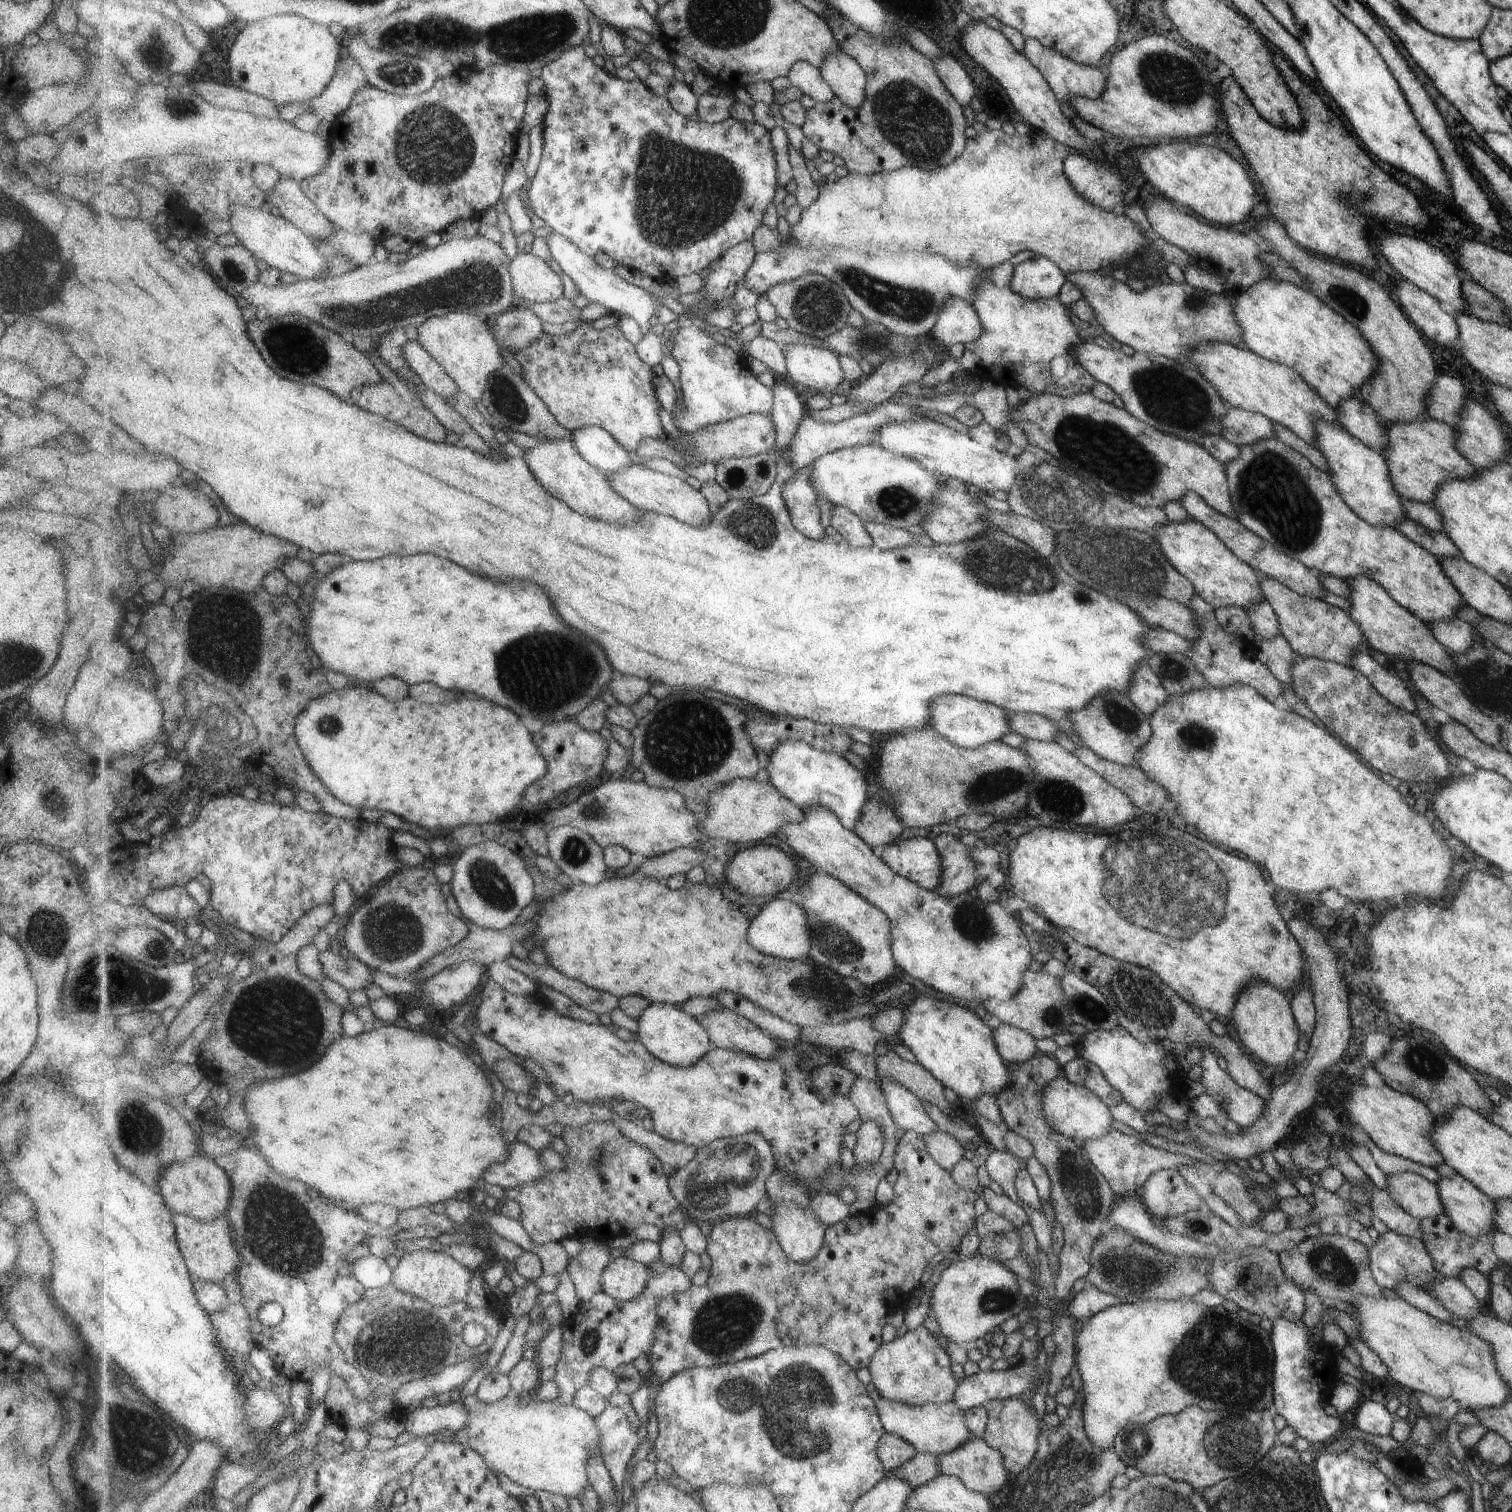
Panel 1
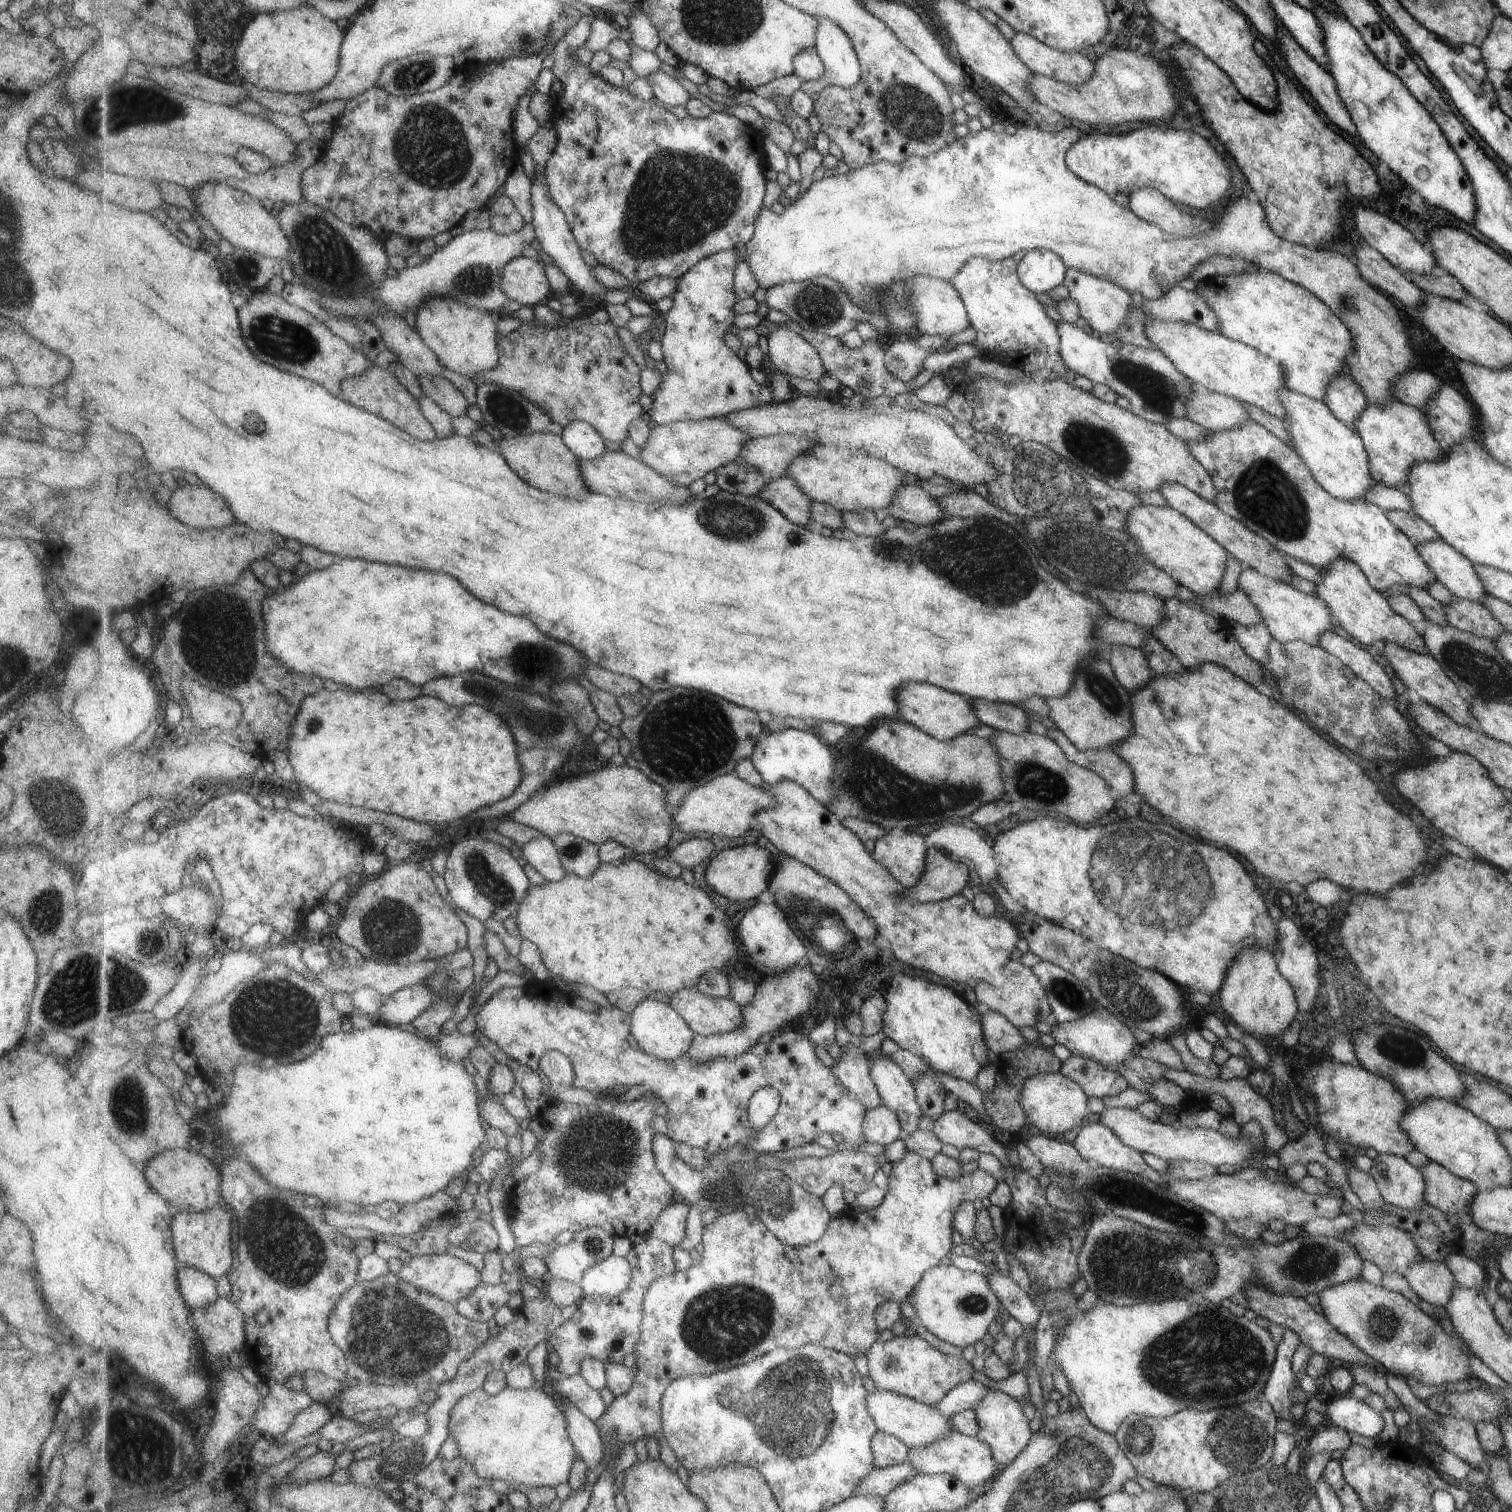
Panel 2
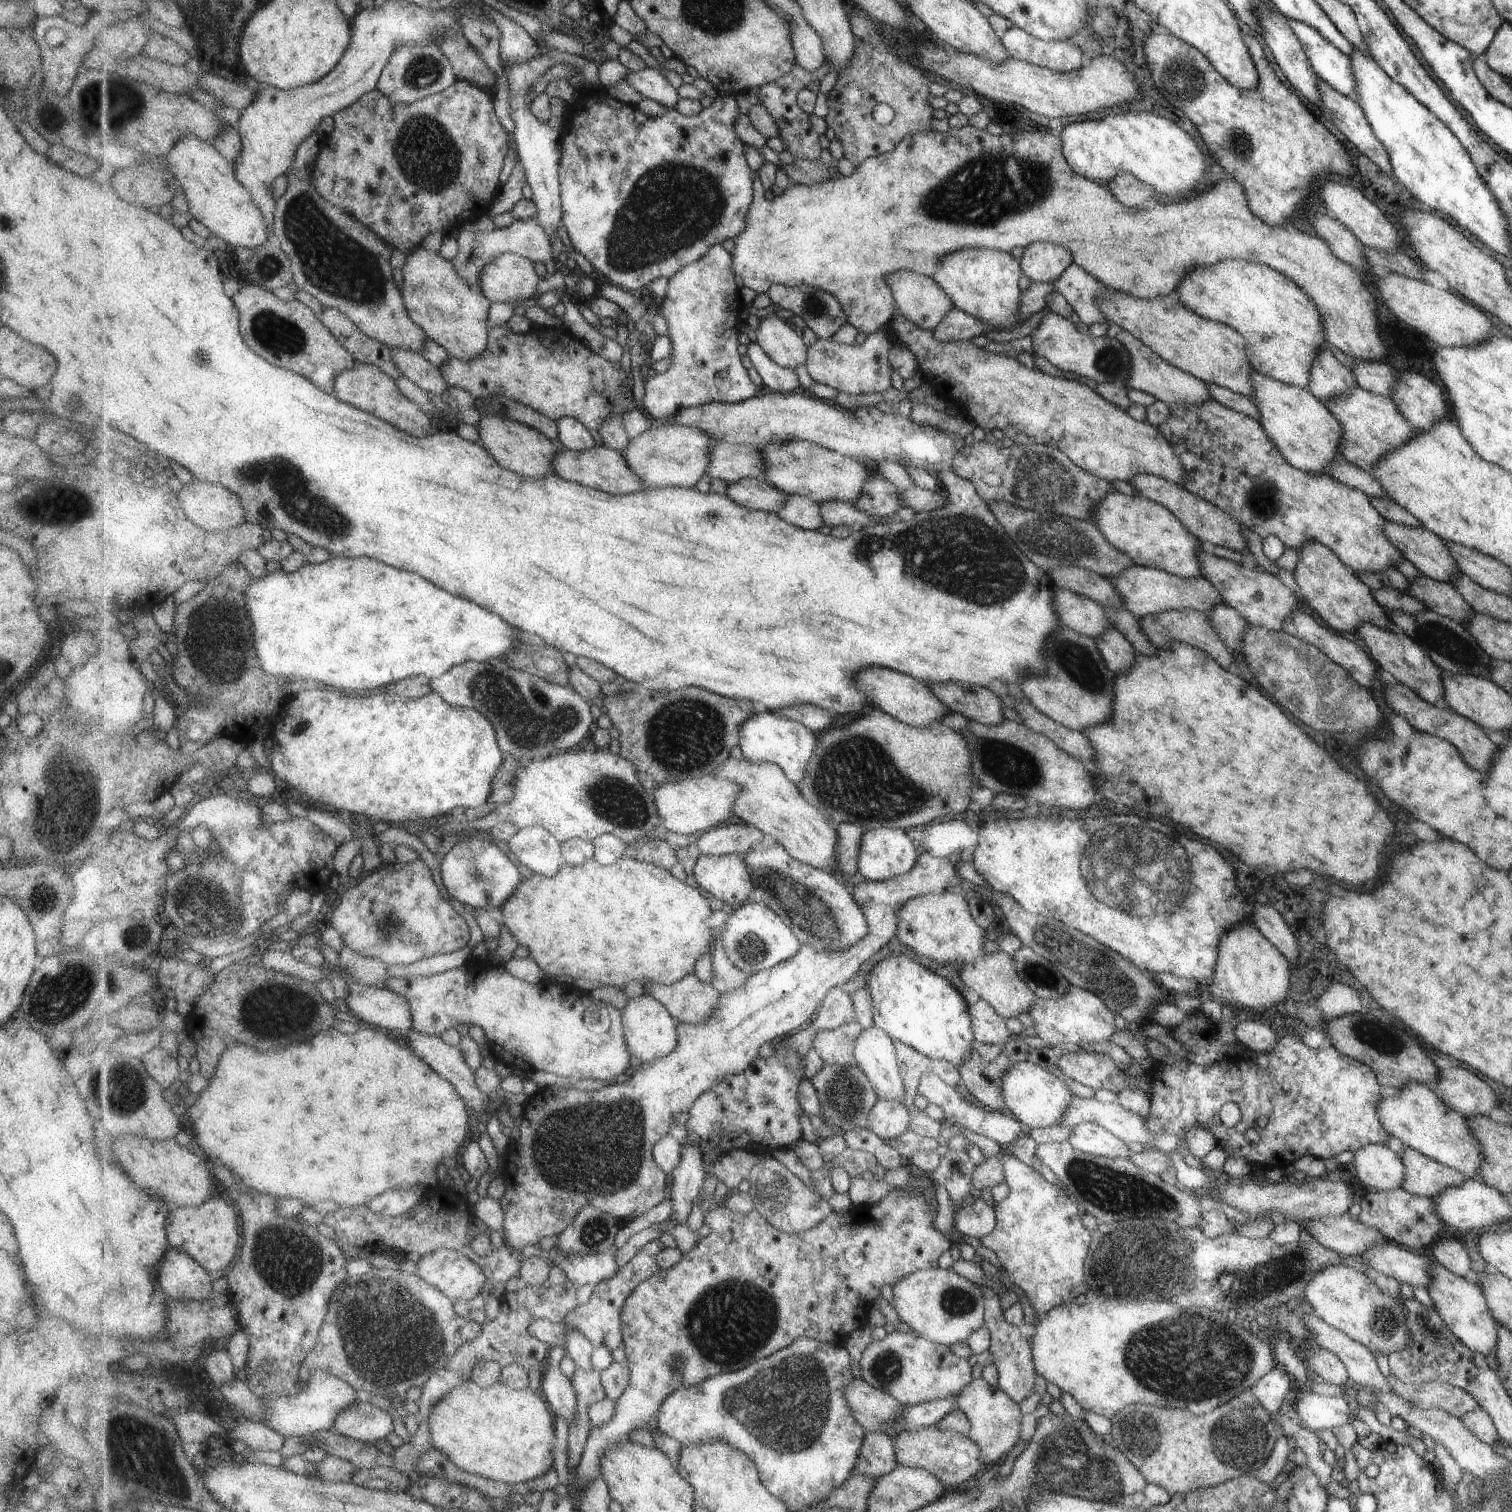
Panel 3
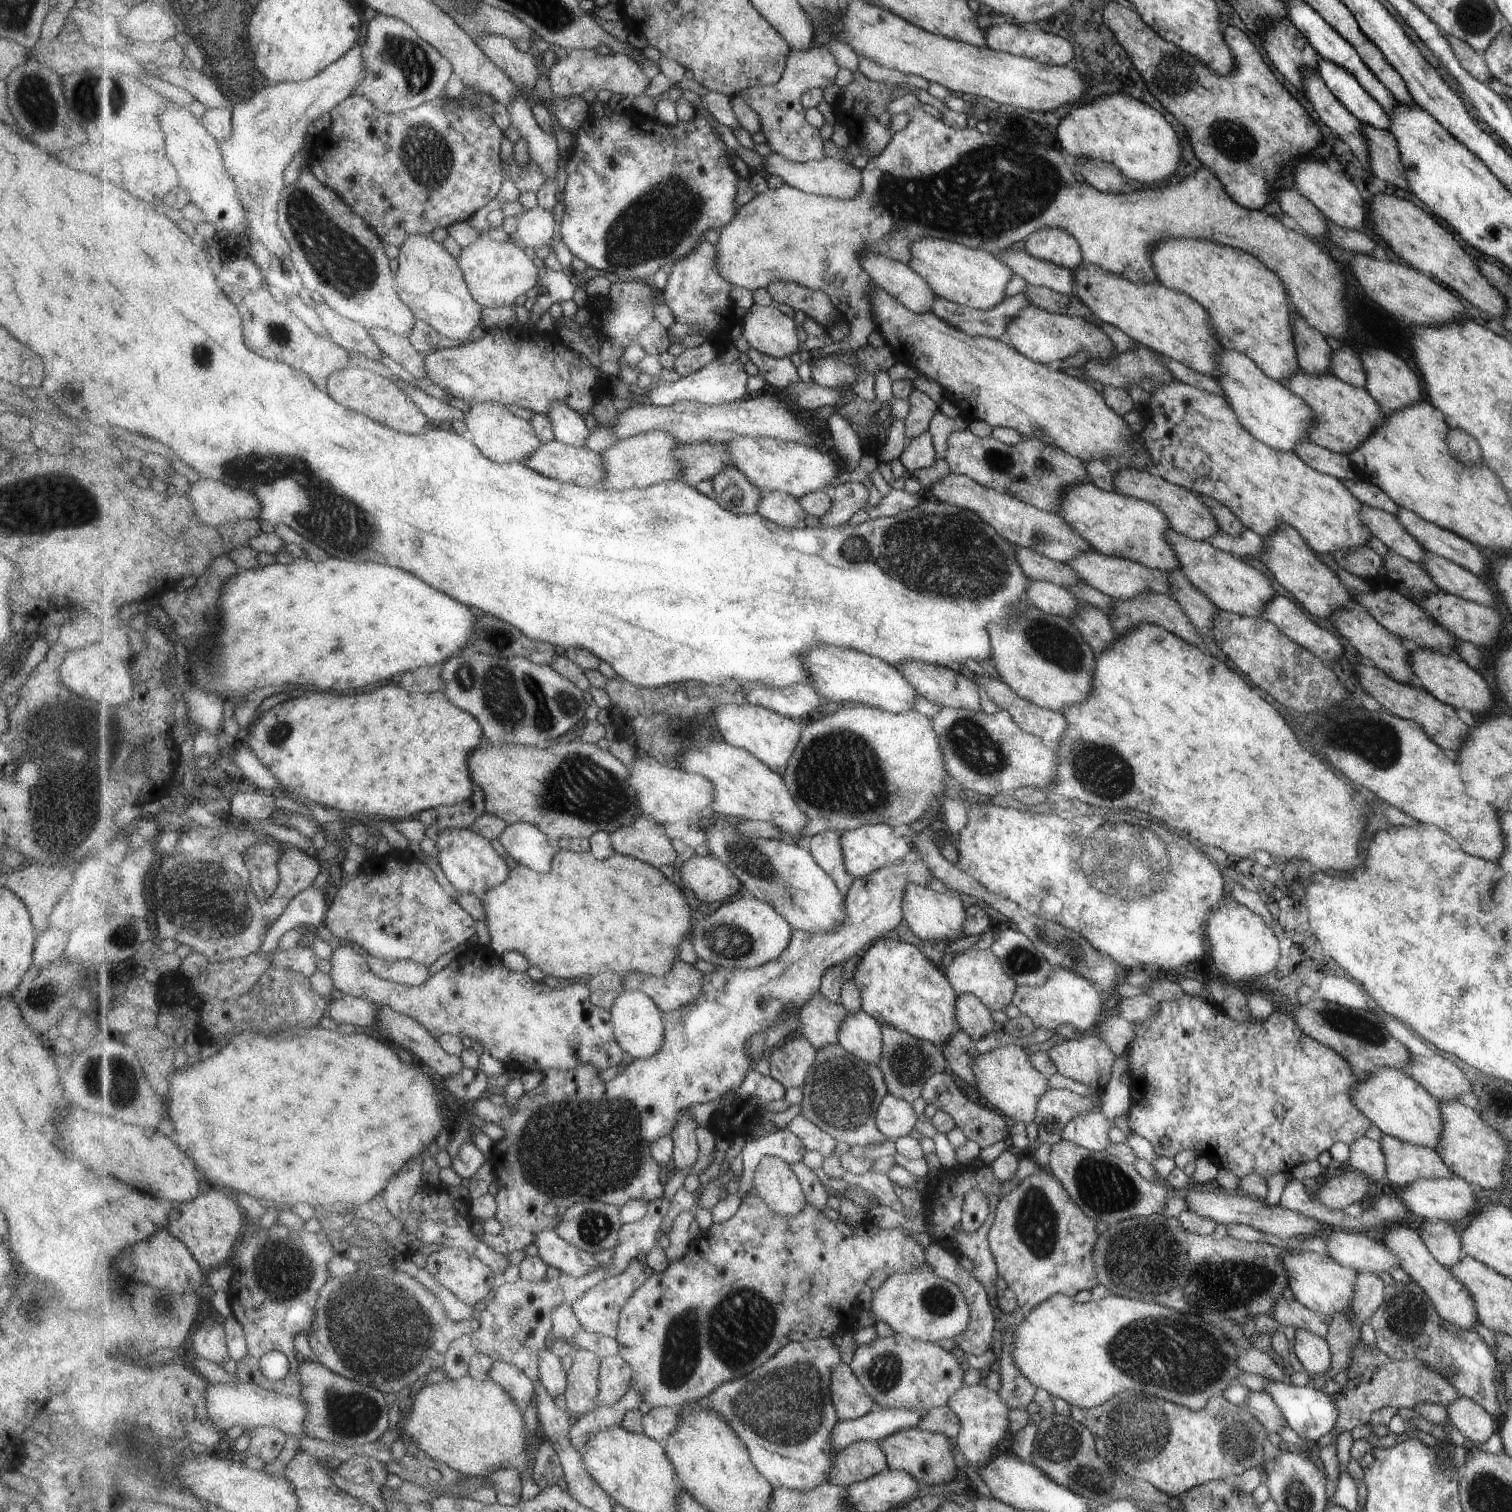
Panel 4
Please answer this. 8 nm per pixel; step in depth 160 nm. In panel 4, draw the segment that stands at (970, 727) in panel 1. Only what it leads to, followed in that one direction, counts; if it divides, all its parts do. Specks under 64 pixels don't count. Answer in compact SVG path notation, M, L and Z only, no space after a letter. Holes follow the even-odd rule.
M819 646L803 656L803 664L811 668L812 685L825 700L837 704L866 704L892 713L902 713L913 708L918 694L913 686L905 680L899 669L882 658L870 654L837 648L837 646Z

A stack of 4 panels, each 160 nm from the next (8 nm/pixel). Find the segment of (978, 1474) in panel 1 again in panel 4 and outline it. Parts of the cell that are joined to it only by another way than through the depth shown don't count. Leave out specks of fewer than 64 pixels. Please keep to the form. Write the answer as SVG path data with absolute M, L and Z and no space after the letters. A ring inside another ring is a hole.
M917 1426L903 1427L903 1430L887 1435L879 1442L886 1452L889 1468L908 1472L919 1485L950 1482L959 1472L951 1456L951 1446L955 1447L953 1439L938 1432L926 1431Z

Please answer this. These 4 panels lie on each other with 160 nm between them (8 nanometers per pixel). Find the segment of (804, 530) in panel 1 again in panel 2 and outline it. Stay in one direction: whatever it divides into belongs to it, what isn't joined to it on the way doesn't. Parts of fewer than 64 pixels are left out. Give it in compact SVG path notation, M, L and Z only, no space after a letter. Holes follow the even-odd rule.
M789 476L769 481L757 498L769 501L795 524L807 526L811 520L814 500Z

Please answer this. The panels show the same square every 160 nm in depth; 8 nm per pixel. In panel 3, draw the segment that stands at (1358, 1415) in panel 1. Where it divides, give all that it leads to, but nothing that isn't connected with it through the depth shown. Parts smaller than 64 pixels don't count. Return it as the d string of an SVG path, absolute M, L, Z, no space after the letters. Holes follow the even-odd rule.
M1305 1391L1296 1396L1292 1406L1295 1420L1299 1419L1308 1430L1335 1428L1347 1424L1349 1410L1341 1397L1317 1395L1315 1391Z

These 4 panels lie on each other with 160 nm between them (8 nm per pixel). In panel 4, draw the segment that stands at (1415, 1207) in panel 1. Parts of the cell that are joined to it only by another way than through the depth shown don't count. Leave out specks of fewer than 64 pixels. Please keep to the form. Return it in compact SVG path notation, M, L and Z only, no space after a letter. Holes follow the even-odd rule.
M1360 1136L1348 1144L1347 1162L1359 1172L1370 1177L1371 1182L1385 1182L1386 1160L1380 1144Z

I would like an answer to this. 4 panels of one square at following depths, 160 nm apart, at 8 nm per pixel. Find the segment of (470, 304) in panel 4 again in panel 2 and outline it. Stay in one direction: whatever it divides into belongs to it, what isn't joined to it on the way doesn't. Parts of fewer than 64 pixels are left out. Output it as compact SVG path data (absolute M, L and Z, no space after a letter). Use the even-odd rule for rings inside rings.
M431 297L416 312L415 328L434 348L442 364L475 381L474 376L498 366L499 352L497 323L499 318L481 307L469 306L451 297Z

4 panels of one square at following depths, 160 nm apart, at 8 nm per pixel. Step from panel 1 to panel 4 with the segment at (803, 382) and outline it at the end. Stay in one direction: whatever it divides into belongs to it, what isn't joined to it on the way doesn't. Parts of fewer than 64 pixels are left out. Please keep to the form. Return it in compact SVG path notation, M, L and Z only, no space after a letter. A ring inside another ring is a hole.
M775 303L768 306L754 304L743 316L741 334L750 347L775 358L799 352L801 344L795 320L778 310Z

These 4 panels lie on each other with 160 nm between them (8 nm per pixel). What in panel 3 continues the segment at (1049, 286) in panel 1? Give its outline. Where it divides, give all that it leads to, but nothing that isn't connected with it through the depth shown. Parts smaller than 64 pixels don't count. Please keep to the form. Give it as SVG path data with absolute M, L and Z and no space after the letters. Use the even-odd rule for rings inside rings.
M1043 241L1029 243L1022 251L1019 264L1031 282L1050 283L1073 262L1072 254L1063 246Z

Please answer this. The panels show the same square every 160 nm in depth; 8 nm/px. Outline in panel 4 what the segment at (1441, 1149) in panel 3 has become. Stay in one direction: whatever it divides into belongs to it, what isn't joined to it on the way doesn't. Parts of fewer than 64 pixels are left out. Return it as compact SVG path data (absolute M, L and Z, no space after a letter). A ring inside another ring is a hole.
M1381 1067L1354 1086L1353 1104L1382 1132L1409 1144L1430 1149L1441 1143L1442 1120L1439 1102L1409 1075L1394 1068Z

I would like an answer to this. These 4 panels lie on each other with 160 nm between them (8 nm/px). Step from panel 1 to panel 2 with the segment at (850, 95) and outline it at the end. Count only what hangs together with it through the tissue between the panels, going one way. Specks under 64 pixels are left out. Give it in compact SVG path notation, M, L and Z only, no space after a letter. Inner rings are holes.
M816 18L819 20L816 50L826 71L821 80L809 82L807 90L823 90L830 86L855 88L862 79L863 70L851 38L833 20Z

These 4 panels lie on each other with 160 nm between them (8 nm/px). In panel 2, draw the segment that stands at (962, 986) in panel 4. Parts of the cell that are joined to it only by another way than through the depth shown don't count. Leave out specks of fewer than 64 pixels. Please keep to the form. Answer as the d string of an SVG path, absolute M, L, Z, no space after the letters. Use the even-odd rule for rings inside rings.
M1011 959L1003 966L1003 972L1005 972L1005 980L1001 986L996 987L983 981L973 984L972 988L976 1000L981 1004L985 1004L989 1010L1002 1013L1005 1019L1018 1029L1022 1026L1033 1027L1037 1022L1049 1020L1051 1012L1046 1001L1045 991L1035 978L1032 970L1019 963L1017 959Z

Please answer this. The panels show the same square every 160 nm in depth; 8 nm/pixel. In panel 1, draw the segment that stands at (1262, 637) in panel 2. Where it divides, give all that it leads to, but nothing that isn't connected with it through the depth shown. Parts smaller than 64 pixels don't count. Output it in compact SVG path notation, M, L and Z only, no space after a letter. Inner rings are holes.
M1273 636L1269 640L1260 640L1259 644L1256 644L1256 652L1259 660L1279 681L1292 685L1293 678L1289 674L1289 666L1293 664L1296 655L1291 650L1290 643L1283 636Z

